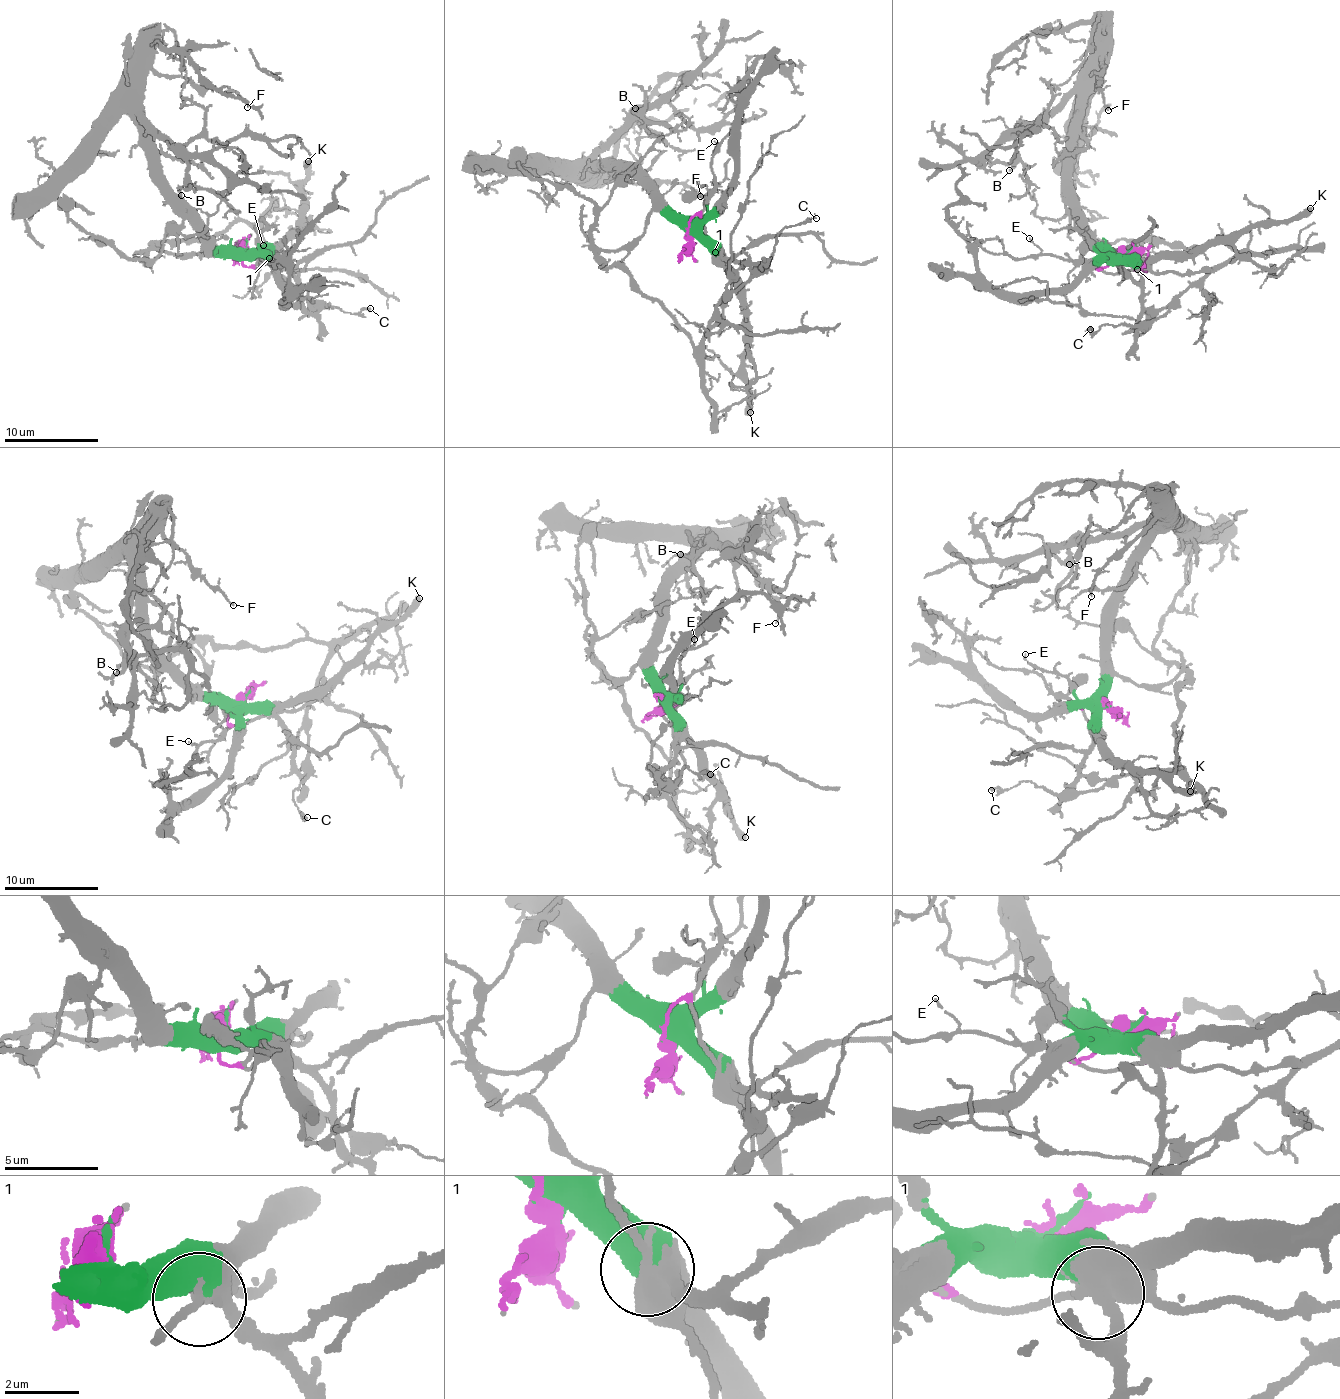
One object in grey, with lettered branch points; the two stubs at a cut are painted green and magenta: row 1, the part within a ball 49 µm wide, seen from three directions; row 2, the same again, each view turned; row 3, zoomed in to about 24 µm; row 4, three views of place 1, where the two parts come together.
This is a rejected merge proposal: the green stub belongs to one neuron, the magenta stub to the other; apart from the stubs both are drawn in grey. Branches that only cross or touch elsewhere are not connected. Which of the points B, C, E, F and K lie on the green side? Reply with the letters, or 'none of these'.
B, F, K

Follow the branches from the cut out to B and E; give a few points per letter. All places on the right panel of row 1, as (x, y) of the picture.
B: (1120, 255), (1089, 231), (1071, 184), (1075, 94), (1053, 111), (1041, 112), (1017, 137), (1016, 160), (1010, 171)
E: (1120, 255), (1104, 267), (1089, 263), (1075, 263), (1044, 254), (1030, 238)

